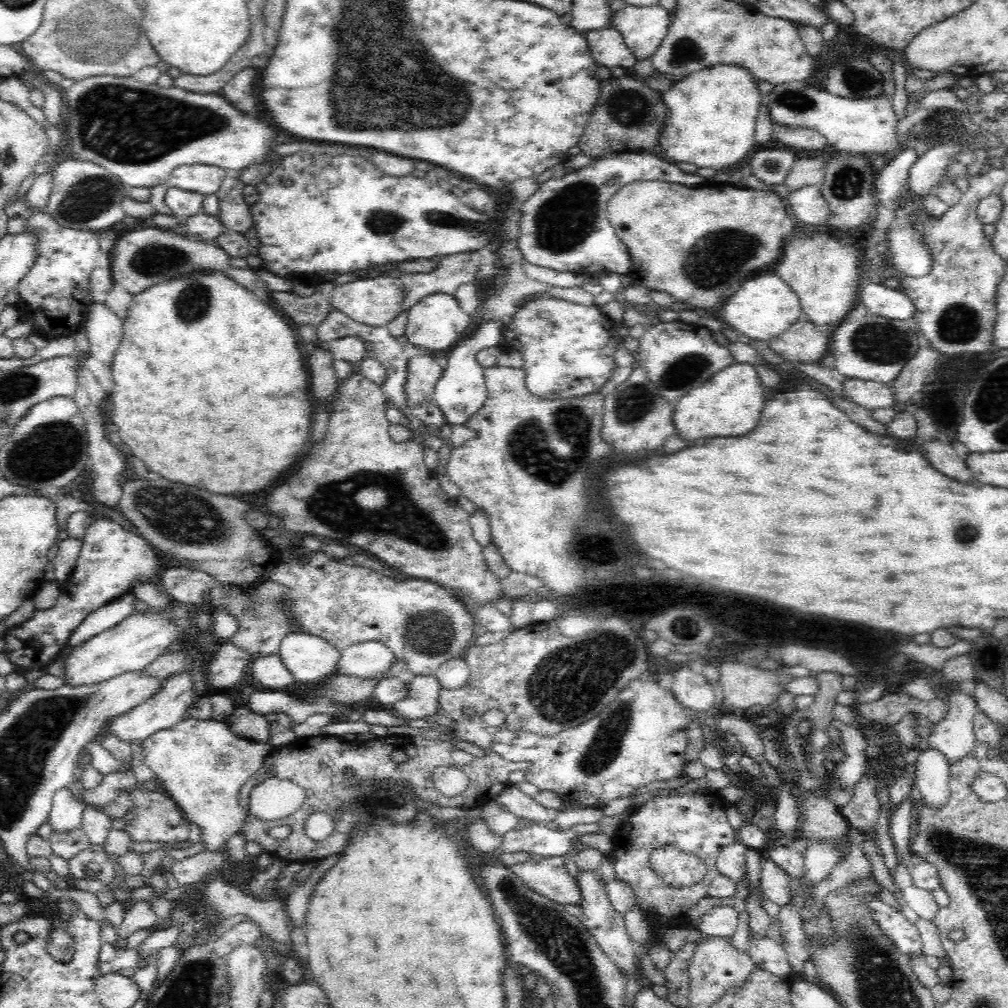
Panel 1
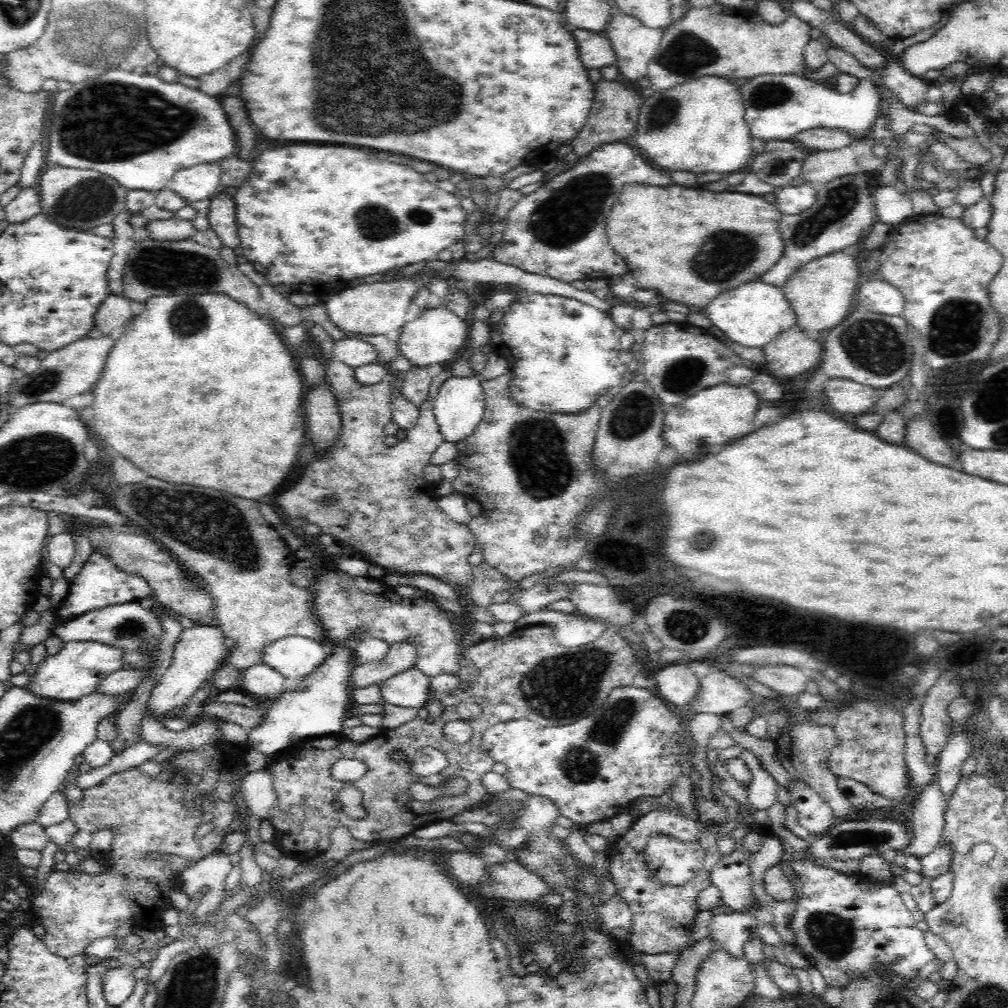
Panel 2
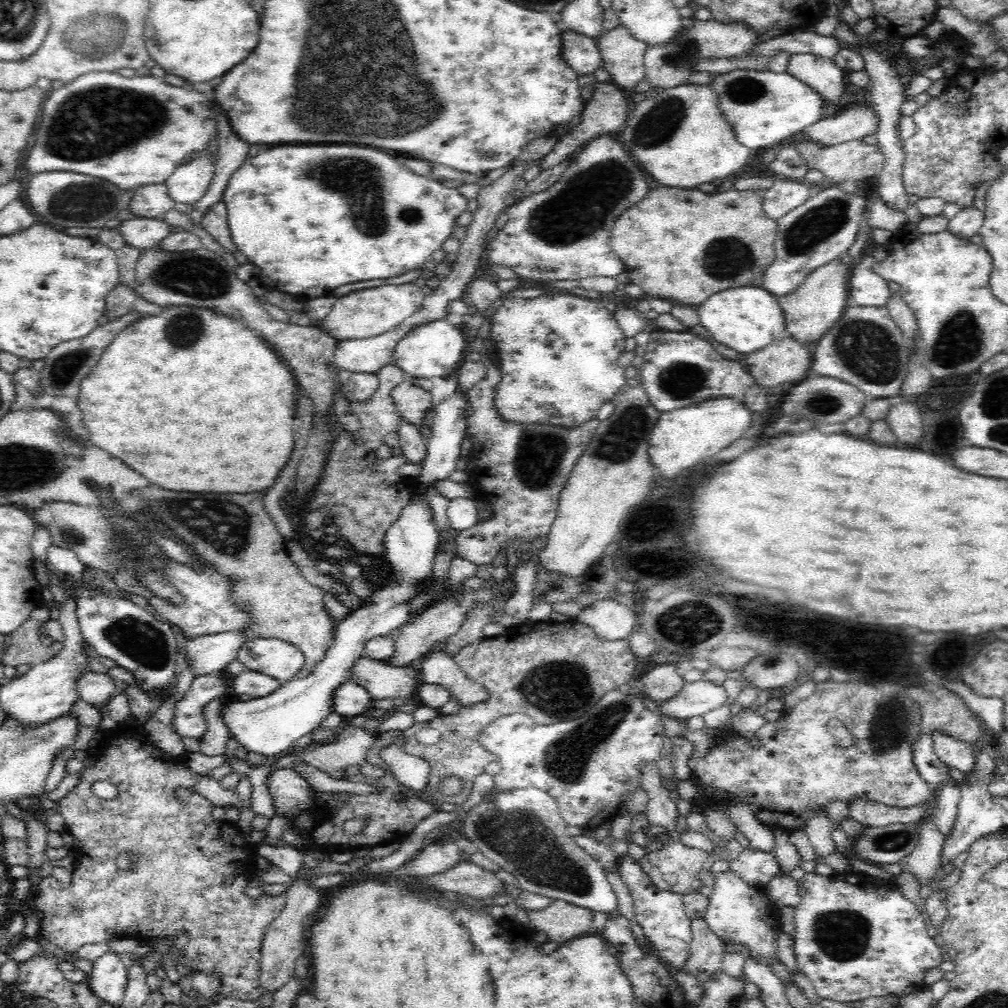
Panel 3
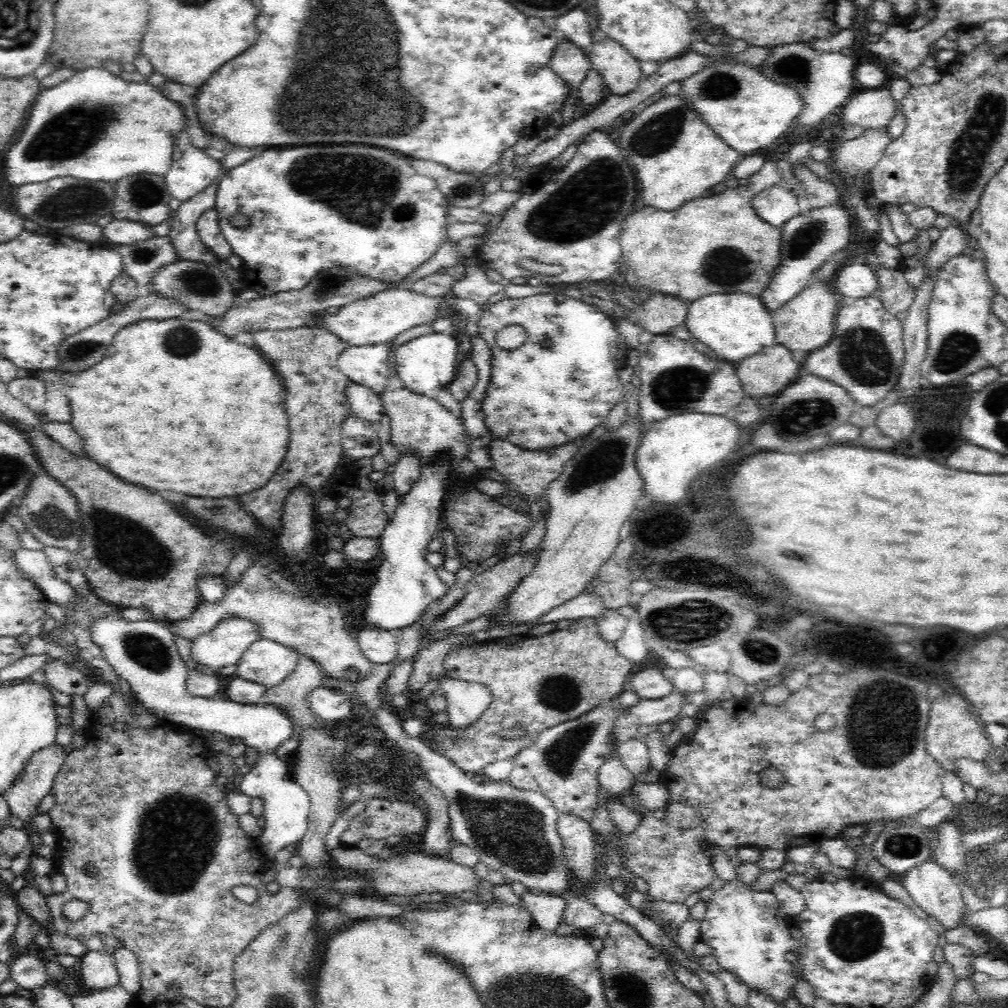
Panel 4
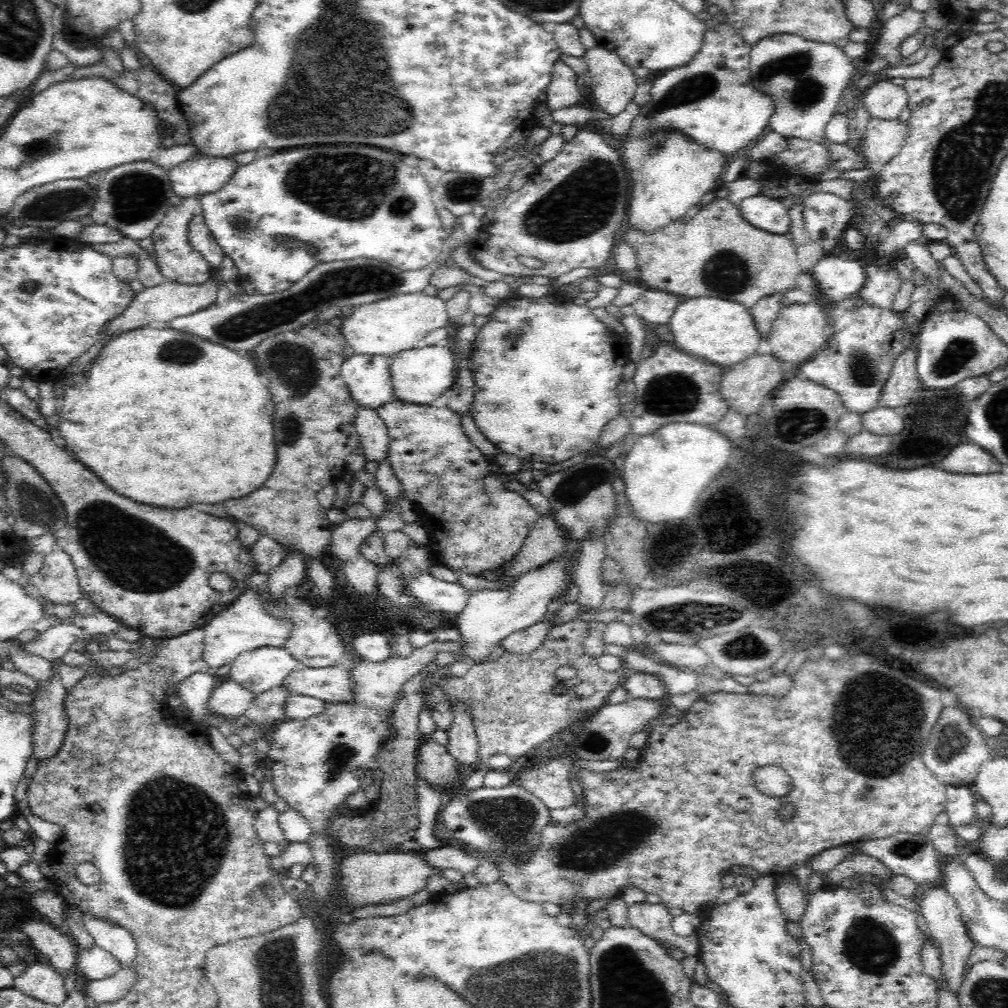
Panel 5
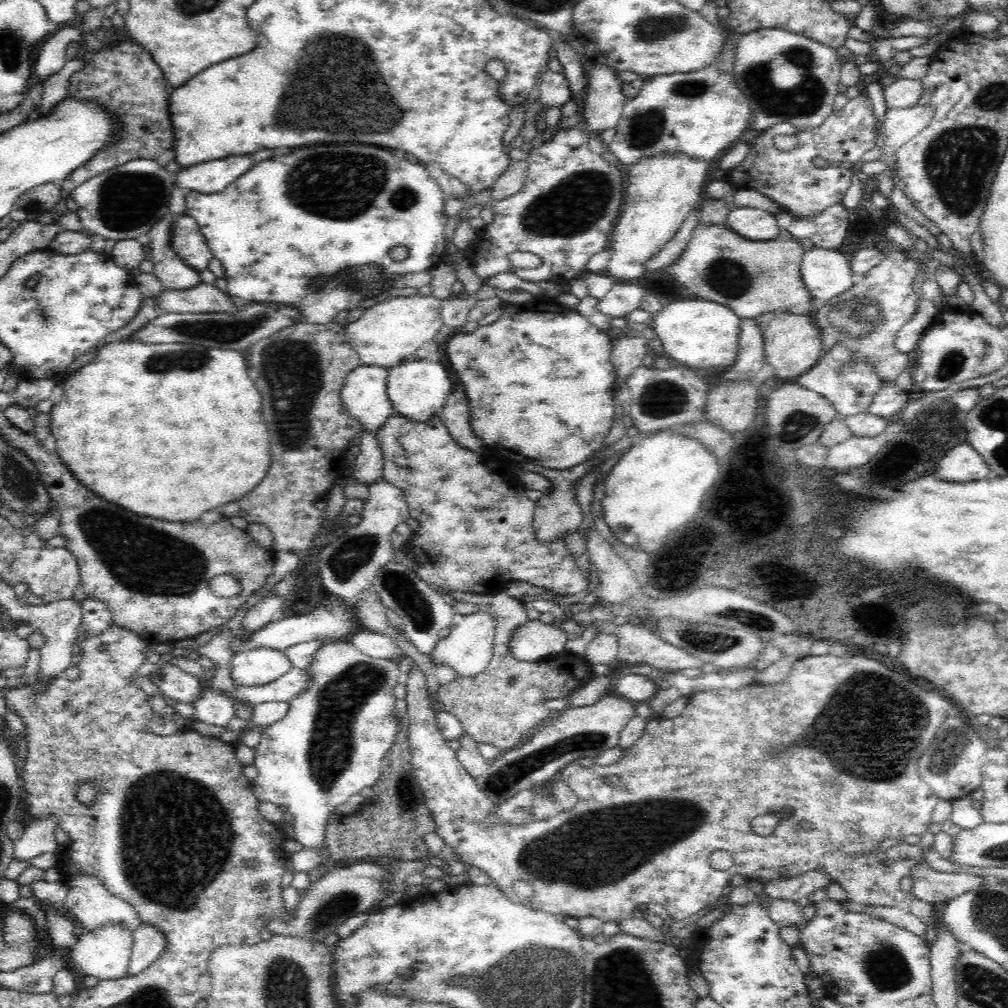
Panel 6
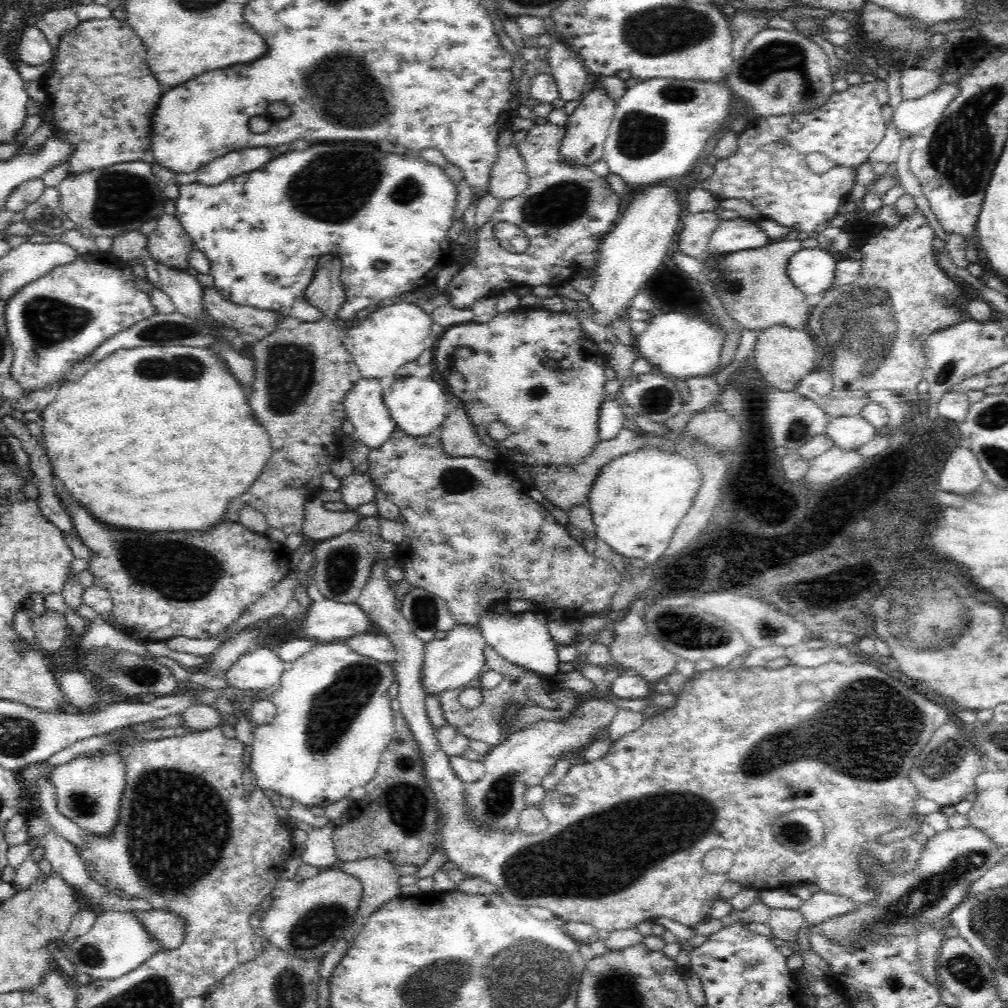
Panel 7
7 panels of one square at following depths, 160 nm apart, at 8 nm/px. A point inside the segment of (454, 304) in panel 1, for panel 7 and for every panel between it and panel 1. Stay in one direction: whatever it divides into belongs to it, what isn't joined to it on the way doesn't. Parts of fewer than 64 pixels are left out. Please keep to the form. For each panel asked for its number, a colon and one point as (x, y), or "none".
2: (434, 338)
3: (434, 348)
4: (429, 361)
5: (419, 375)
6: (418, 389)
7: (418, 405)

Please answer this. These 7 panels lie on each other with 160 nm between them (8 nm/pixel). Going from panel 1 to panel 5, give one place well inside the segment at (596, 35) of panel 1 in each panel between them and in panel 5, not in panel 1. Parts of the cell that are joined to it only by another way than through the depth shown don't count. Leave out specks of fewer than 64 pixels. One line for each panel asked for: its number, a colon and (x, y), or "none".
2: (595, 51)
3: (581, 52)
4: (569, 61)
5: (563, 91)

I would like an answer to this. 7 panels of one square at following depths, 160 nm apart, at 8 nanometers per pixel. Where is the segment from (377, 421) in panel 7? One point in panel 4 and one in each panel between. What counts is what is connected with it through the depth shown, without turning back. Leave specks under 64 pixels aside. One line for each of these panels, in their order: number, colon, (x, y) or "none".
4: (370, 365)
5: (368, 377)
6: (364, 394)

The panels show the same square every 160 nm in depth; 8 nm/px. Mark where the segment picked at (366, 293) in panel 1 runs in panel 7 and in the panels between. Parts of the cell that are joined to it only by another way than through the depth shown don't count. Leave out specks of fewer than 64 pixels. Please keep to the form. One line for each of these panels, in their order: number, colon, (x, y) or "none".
2: (379, 308)
3: (367, 313)
4: (377, 319)
5: (388, 326)
6: (389, 332)
7: (395, 333)

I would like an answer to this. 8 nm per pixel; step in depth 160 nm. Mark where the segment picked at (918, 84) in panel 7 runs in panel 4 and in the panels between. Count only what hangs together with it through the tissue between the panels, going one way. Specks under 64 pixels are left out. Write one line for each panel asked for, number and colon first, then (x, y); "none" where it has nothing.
4: (874, 108)
5: (884, 99)
6: (899, 93)

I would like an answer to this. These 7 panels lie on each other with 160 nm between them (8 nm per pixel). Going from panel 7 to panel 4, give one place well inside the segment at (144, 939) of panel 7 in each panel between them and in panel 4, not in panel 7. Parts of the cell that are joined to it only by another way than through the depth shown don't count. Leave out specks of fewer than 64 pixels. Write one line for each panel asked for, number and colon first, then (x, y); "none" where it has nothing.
4: (98, 969)
5: (95, 963)
6: (105, 952)

